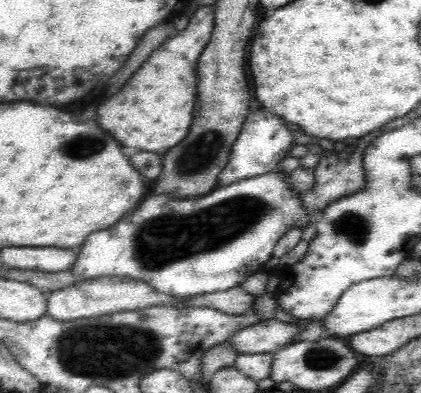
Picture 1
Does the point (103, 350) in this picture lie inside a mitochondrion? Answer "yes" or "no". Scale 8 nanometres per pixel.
yes

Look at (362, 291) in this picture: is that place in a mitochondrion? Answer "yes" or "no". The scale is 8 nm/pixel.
no

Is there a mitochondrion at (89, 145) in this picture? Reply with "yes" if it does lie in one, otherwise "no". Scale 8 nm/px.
yes

